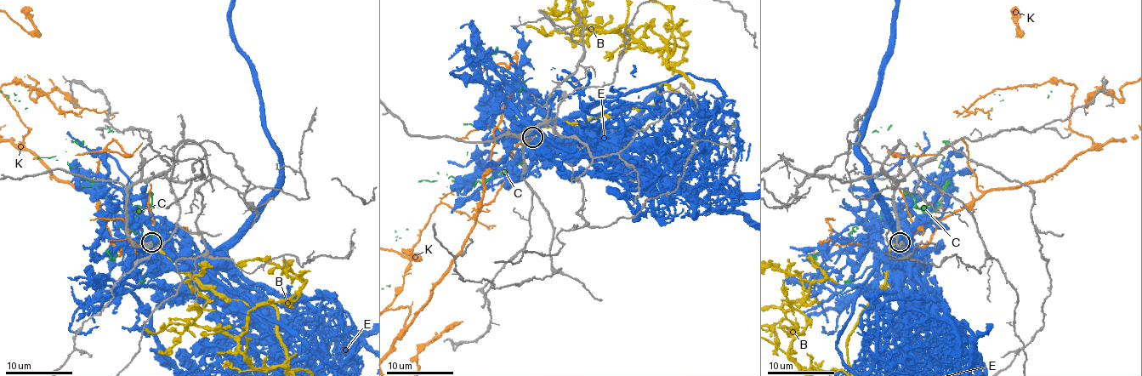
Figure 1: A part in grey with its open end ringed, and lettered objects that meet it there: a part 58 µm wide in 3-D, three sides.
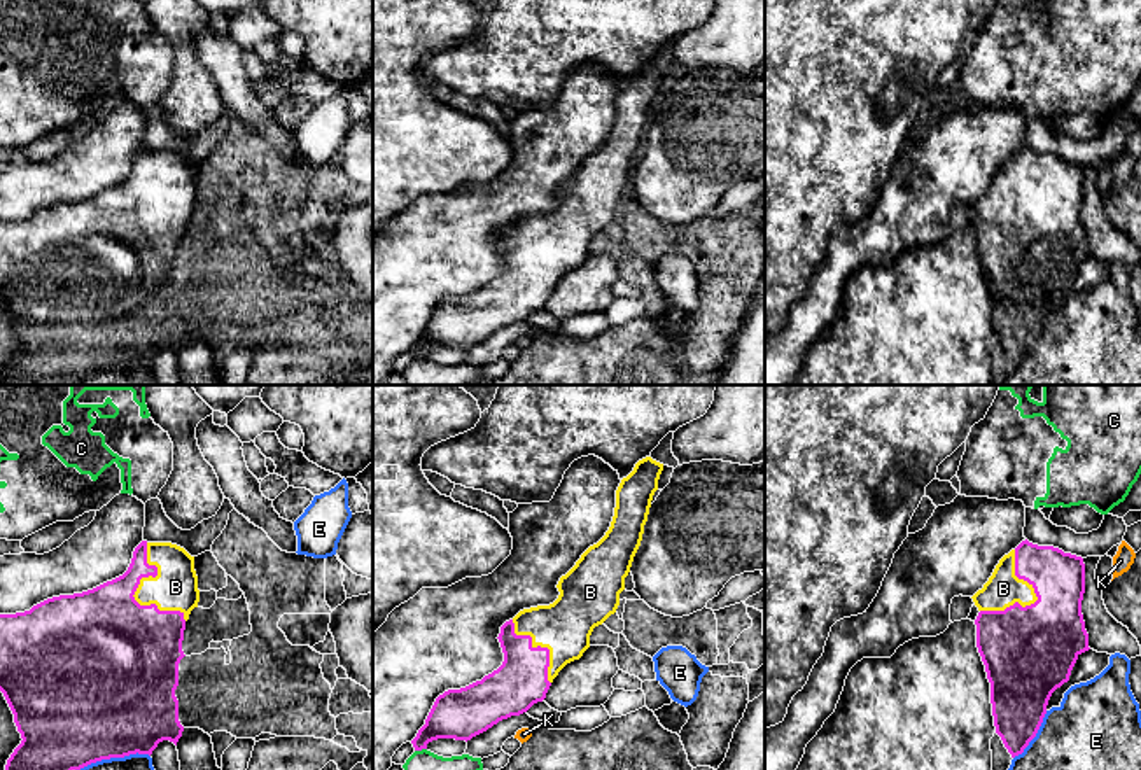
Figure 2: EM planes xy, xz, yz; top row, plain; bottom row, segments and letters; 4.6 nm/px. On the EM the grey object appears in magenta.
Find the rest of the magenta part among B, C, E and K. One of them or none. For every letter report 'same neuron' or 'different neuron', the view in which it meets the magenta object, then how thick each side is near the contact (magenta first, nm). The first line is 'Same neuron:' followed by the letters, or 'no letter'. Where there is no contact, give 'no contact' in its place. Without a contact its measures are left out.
Same neuron: B
B: same neuron; contact in xy; calibres 420 and 200 nm
C: different neuron; contact in xz; calibres 240 and 100 nm
E: different neuron; contact in yz; calibres 280 and 360 nm
K: different neuron; no contact

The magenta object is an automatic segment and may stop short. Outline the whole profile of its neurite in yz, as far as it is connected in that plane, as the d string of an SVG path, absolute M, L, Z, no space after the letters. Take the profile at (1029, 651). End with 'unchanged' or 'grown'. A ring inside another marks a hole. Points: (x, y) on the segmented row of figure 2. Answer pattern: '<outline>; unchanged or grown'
M1022 541L1004 555L971 598L978 607L976 648L990 682L996 733L1012 758L1036 737L1052 693L1069 681L1078 656L1088 651L1082 614L1085 564L1054 546Z; grown

